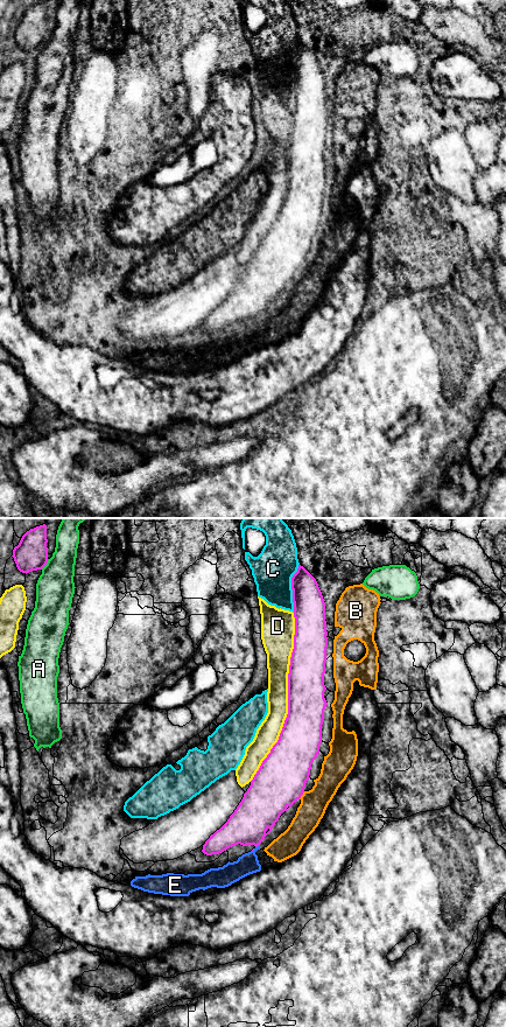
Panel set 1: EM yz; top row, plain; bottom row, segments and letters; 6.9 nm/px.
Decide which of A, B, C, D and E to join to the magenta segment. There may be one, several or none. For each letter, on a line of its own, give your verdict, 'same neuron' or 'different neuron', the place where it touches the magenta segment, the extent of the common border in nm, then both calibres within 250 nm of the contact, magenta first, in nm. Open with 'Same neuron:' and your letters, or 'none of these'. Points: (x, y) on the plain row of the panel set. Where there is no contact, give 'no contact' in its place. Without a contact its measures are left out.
Same neuron: none of these
A: different neuron; meets magenta in yz at (46, 41); contact 90 nm long; 220 nm thick on the magenta side, 260 nm on the other
B: different neuron; meets magenta in yz at (302, 271); contact 70 nm long; 340 nm thick on the magenta side, 190 nm on the other
C: different neuron; meets magenta in yz at (292, 65); contact 340 nm long; 220 nm thick on the magenta side, 280 nm on the other
D: different neuron; meets magenta in yz at (288, 174); contact 1200 nm long; 280 nm thick on the magenta side, 160 nm on the other
E: different neuron; meets magenta in yz at (255, 323); contact 80 nm long; 280 nm thick on the magenta side, 150 nm on the other

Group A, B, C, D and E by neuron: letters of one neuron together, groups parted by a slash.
A / B E / C / D

